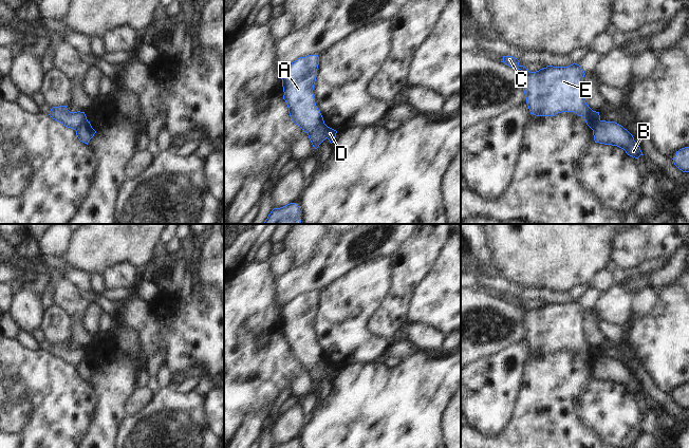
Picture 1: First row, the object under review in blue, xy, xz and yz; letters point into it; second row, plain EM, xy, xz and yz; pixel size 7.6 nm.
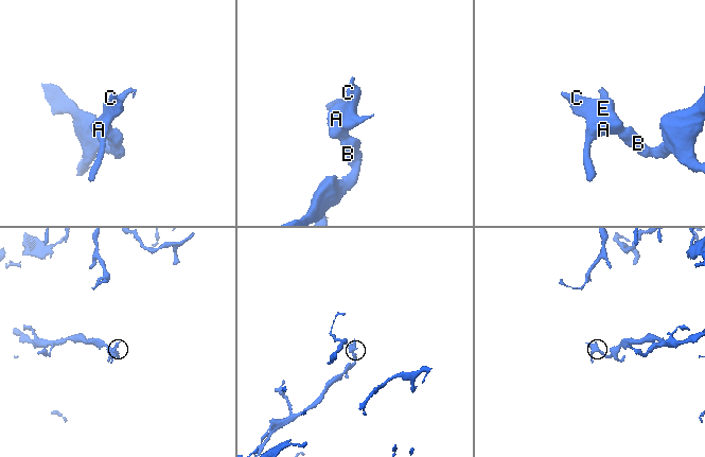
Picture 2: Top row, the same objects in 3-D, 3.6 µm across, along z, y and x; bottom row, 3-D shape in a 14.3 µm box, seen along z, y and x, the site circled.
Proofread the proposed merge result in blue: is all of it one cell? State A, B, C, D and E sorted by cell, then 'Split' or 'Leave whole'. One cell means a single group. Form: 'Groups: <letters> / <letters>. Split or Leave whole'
Groups: A C E / B D. Split

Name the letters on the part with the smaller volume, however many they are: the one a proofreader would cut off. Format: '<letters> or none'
A, C, E

